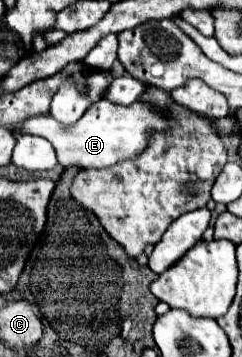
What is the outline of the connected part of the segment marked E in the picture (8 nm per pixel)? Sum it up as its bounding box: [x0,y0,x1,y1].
[21,99,175,169]

